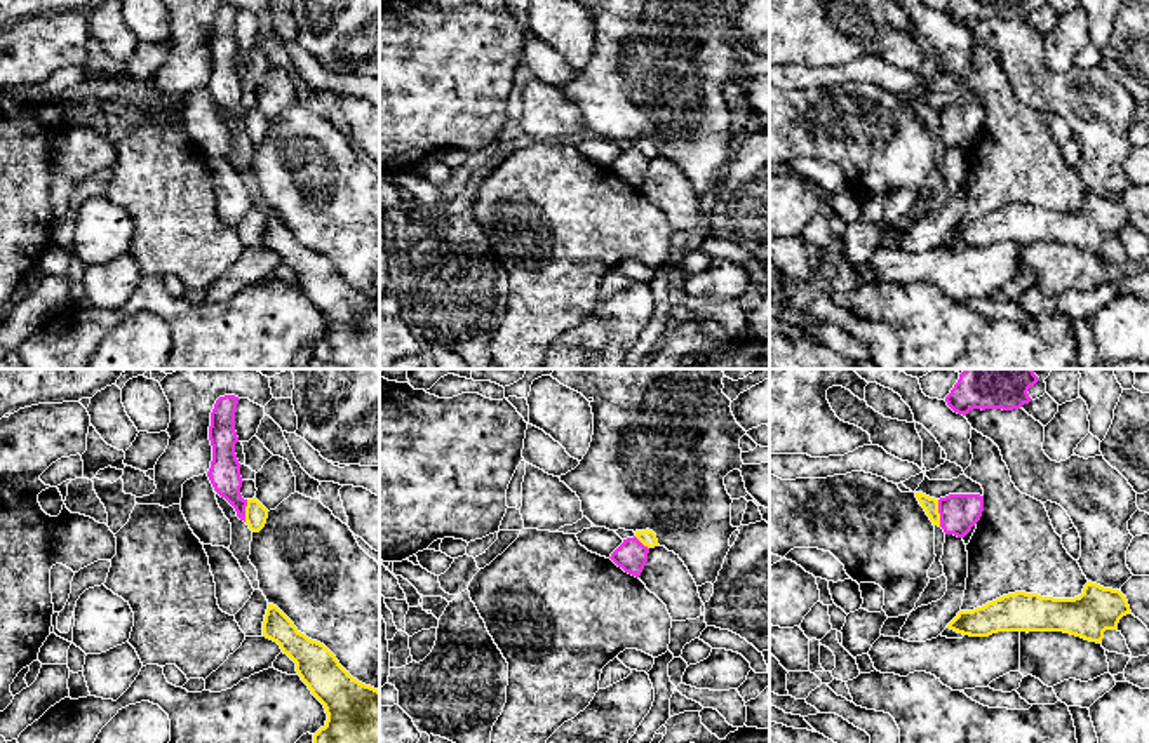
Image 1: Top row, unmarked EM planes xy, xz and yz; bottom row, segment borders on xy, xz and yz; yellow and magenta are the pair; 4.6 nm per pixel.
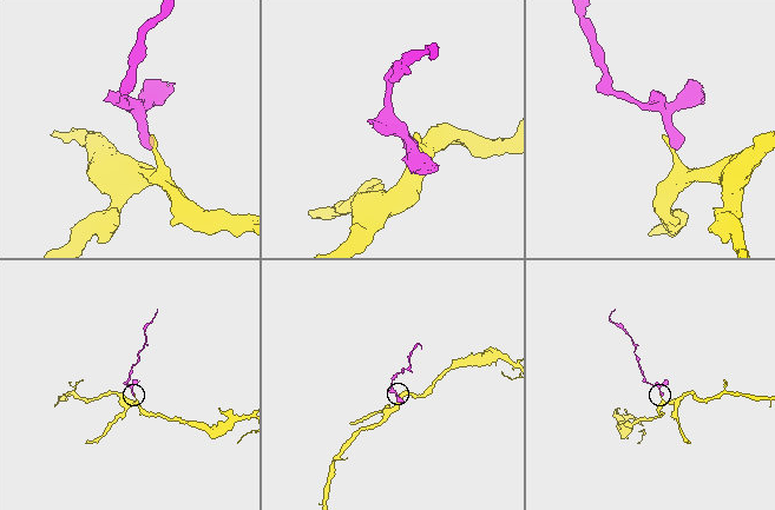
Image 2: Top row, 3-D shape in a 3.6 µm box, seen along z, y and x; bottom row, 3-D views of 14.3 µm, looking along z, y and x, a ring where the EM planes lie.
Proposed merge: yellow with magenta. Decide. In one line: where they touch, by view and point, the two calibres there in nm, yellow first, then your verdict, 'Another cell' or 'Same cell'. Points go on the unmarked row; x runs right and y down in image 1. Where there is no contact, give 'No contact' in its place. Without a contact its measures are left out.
Touches yellow at yz (939, 124). Thickness 70 nm (yellow) against 180 nm. Another cell

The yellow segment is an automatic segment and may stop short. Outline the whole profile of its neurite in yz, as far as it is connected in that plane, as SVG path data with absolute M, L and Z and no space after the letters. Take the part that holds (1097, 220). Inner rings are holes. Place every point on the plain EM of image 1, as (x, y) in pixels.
M1088 191L1074 209L1025 202L1003 205L973 221L959 221L947 238L970 247L998 242L1064 242L1102 254L1104 242L1118 240L1119 230L1130 223L1119 200Z

